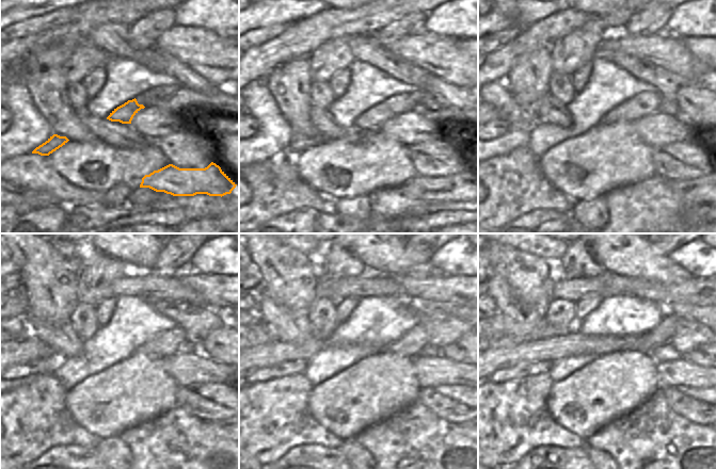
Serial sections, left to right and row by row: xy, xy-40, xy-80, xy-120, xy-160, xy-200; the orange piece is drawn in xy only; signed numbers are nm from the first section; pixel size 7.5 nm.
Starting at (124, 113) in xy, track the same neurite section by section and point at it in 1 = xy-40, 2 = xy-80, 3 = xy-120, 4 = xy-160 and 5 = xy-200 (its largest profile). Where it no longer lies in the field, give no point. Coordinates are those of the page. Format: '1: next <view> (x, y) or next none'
1: next xy-40 (374, 118)
2: next xy-80 (645, 103)
3: next xy-120 (164, 344)
4: next xy-160 (410, 344)
5: next xy-200 (662, 334)

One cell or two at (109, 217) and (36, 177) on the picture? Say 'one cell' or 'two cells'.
one cell

